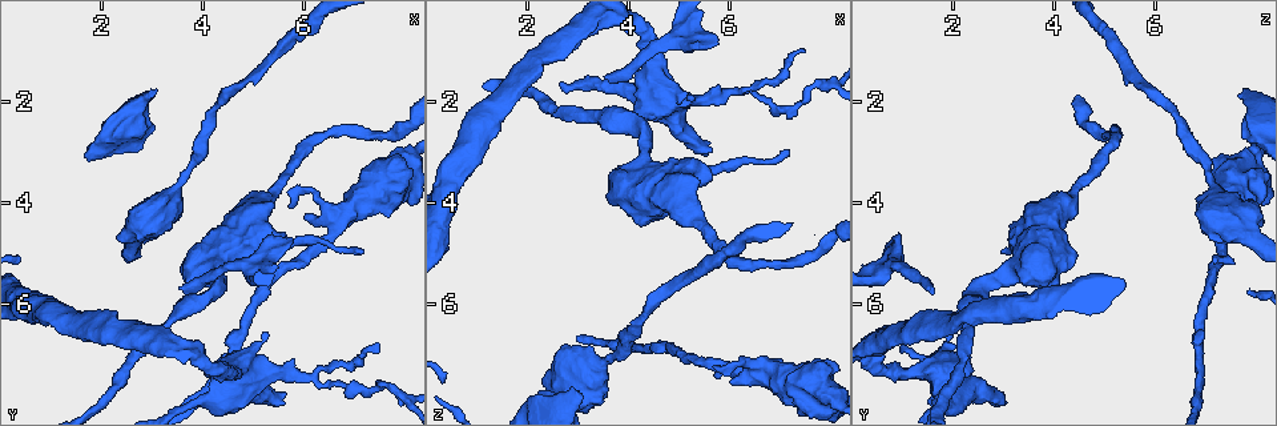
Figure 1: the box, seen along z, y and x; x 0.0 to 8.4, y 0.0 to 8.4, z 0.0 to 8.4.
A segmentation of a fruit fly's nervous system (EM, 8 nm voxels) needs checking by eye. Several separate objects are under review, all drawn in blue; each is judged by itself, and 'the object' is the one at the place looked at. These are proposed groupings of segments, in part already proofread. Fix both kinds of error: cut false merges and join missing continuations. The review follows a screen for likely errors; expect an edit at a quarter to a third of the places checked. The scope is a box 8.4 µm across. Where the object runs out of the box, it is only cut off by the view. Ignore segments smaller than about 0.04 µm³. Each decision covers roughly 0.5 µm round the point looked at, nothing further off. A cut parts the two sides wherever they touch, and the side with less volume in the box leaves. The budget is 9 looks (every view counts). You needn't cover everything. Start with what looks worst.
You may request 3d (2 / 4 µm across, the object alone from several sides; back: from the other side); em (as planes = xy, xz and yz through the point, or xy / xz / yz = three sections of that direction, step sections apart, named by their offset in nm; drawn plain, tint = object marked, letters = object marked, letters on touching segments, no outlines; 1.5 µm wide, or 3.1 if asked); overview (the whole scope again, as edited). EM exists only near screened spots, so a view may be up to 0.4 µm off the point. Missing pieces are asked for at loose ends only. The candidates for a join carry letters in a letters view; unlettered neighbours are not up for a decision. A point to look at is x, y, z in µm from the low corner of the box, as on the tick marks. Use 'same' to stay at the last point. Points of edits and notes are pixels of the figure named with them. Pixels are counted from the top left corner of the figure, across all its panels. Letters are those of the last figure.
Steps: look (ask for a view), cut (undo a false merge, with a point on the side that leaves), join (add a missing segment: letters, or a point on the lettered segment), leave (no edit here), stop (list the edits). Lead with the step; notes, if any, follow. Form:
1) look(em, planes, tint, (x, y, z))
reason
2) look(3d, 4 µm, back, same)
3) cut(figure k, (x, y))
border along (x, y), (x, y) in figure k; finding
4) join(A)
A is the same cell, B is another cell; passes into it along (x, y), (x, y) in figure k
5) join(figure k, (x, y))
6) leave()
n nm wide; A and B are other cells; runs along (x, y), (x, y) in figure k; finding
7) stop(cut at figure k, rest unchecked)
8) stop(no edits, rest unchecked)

look(em, xy, step 8, letters, (3.55, 5.70, 1.50))
branch stops here

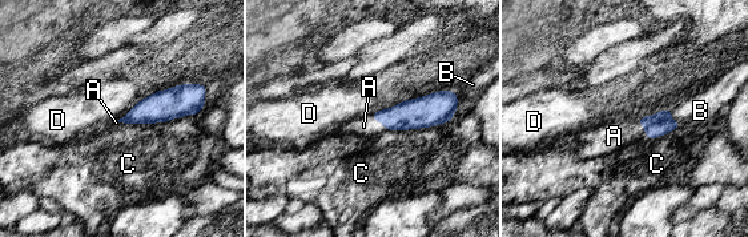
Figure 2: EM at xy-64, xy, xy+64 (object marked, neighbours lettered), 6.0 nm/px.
join(A)
A is the same cell, B, C and D are other cells; passes into it along (415, 113), (377, 120), (364, 127) in figure 2; it goes on there

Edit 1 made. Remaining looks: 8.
look(em, planes, letters, (5.65, 7.80, 3.00))
stops while still wide

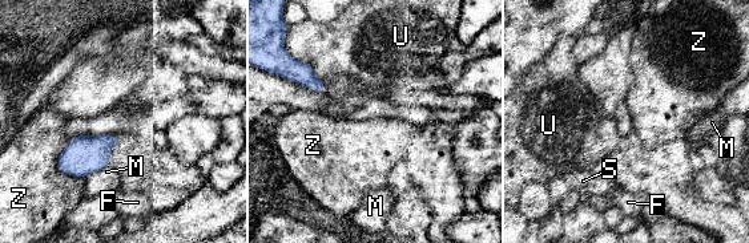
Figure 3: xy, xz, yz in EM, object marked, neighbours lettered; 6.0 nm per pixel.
leave()
F, M, S, U and Z are other cells; border along (80, 134), (59, 169), (83, 179) in figure 3; no lettered segment goes on from it

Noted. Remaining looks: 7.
look(3d, 4 µm, (3.15, 1.80, 7.85))

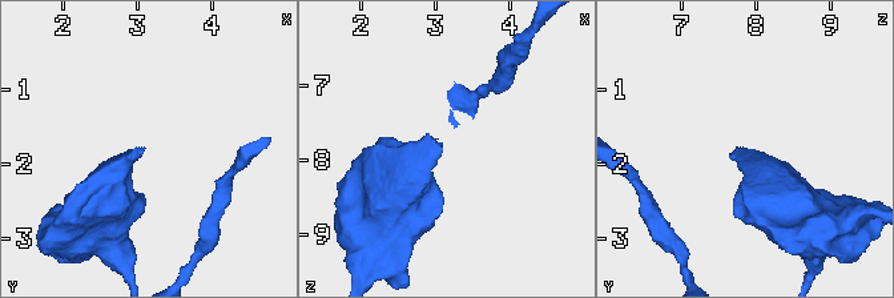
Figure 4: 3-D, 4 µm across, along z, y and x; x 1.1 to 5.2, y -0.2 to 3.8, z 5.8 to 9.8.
look(em, xz, step 8, letters, (3.10, 1.80, 7.85))

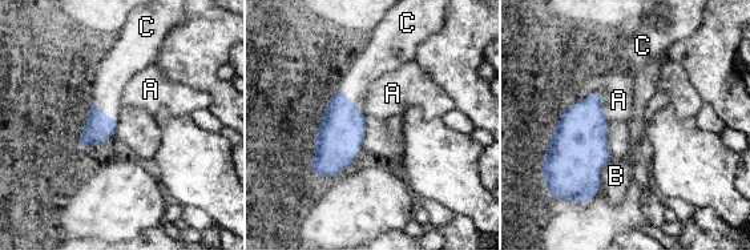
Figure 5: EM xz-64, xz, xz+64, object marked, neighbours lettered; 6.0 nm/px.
look(em, planes, letters, same)
cut it another way

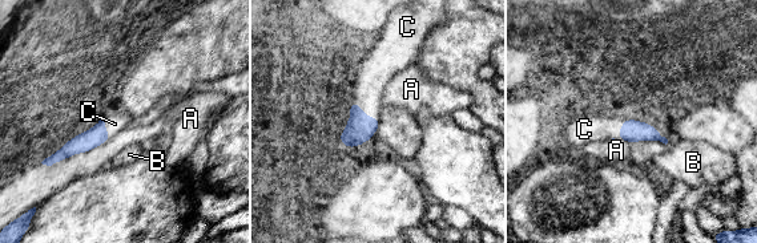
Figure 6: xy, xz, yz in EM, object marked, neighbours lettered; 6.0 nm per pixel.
join(C)
C is the same cell, A and B are other cells; passes into it along (359, 128), (363, 112), (374, 72) in figure 6; it goes on there

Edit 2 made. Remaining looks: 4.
stop(join at figure 2, join at figure 6, rest unchecked)

